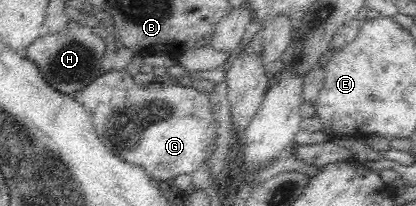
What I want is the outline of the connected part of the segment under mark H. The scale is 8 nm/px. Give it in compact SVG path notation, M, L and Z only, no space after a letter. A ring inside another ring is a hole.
M71 21L66 31L43 34L23 50L23 58L33 62L48 86L60 94L75 94L106 73L102 66L105 41L93 33L88 25Z

